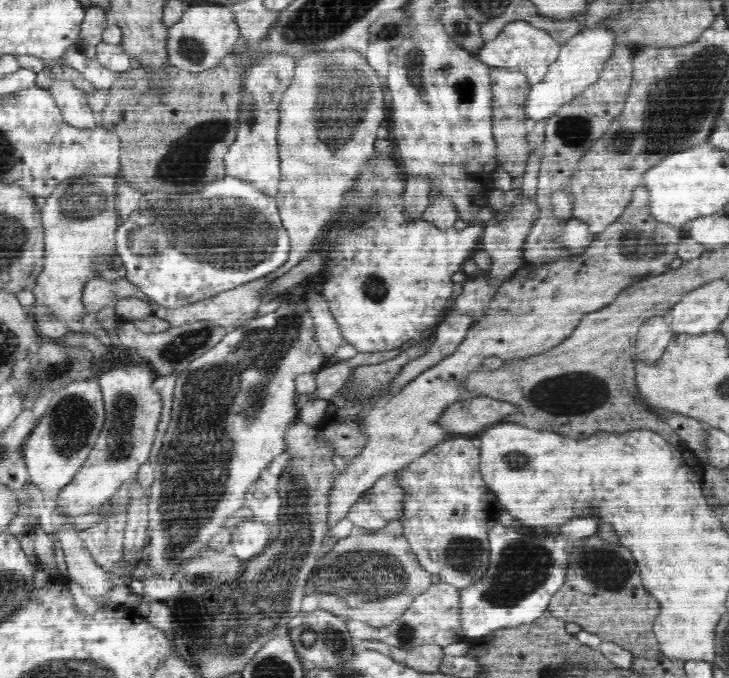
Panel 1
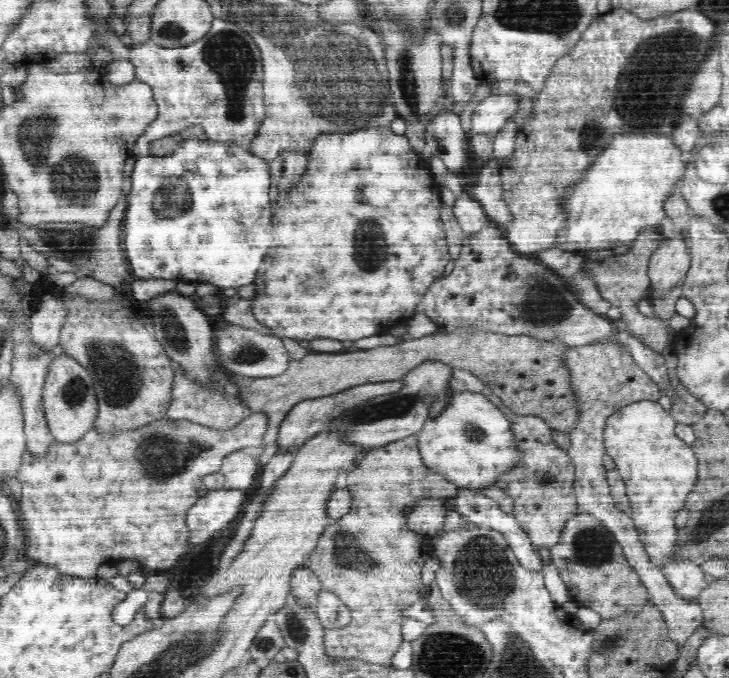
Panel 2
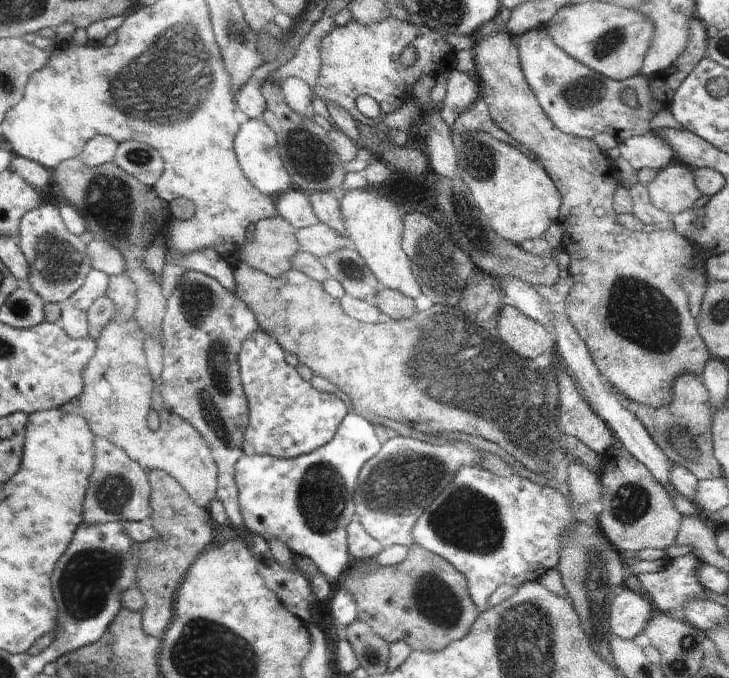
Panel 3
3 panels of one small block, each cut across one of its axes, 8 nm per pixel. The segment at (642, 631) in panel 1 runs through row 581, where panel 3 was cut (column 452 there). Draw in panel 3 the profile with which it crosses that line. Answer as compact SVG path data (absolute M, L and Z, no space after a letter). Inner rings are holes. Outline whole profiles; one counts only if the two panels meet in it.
M420 545L410 546L406 559L402 563L391 566L376 563L376 566L368 566L366 576L360 576L360 578L340 576L336 580L336 585L335 589L344 588L354 596L358 610L357 620L366 622L380 638L385 639L389 644L402 641L412 650L428 652L444 650L452 642L467 637L479 618L480 610L468 591L467 577L456 570L447 559Z

